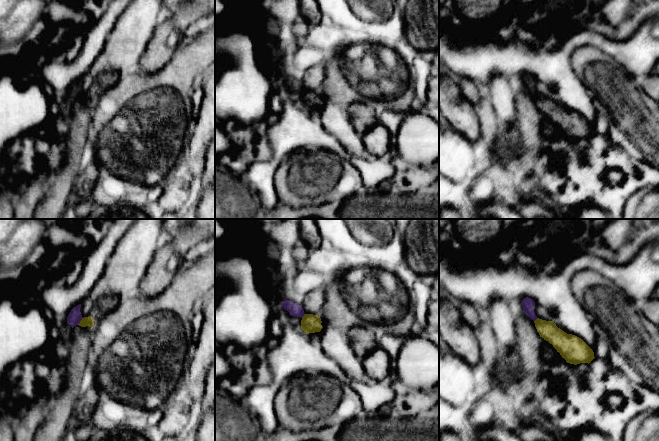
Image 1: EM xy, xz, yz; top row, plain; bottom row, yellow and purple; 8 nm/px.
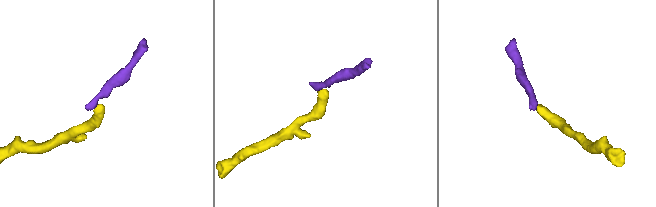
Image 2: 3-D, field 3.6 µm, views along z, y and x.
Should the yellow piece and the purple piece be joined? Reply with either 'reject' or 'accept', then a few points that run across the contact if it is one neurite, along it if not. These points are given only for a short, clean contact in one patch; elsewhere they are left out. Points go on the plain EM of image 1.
accept; line xy (86, 97), (80, 97), (74, 93)

